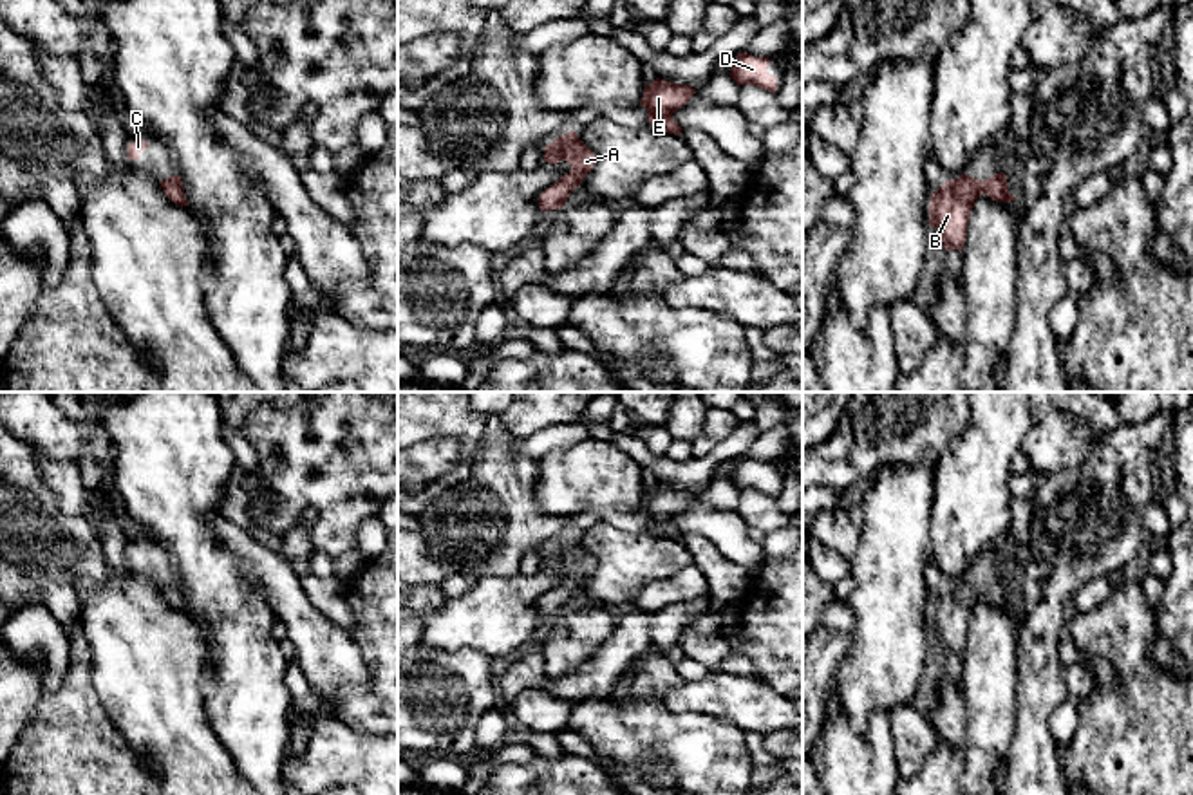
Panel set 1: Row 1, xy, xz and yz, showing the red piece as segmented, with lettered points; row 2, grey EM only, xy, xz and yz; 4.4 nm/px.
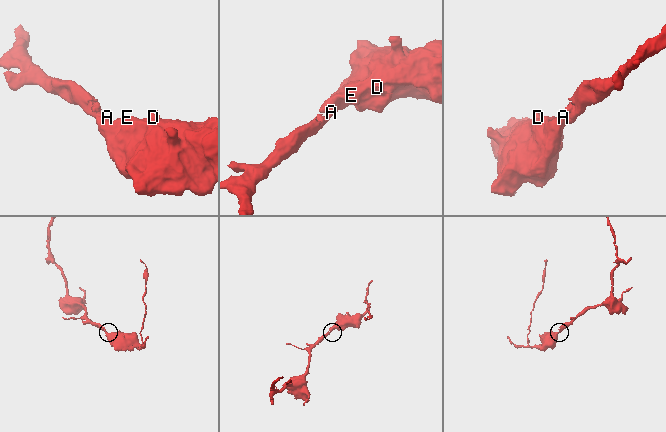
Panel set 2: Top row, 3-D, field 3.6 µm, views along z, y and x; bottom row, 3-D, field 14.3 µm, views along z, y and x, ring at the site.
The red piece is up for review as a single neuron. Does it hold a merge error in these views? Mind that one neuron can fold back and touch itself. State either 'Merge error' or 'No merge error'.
No merge error

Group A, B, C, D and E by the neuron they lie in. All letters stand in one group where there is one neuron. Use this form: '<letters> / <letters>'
A B C D E

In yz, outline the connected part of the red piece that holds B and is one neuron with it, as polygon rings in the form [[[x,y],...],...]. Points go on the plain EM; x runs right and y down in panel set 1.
[[[1003,576],[985,585],[962,578],[958,584],[945,585],[931,598],[929,631],[938,634],[947,656],[963,654],[969,620],[974,605],[982,598],[998,607],[1016,605],[1016,602],[1009,598],[1009,587]]]

